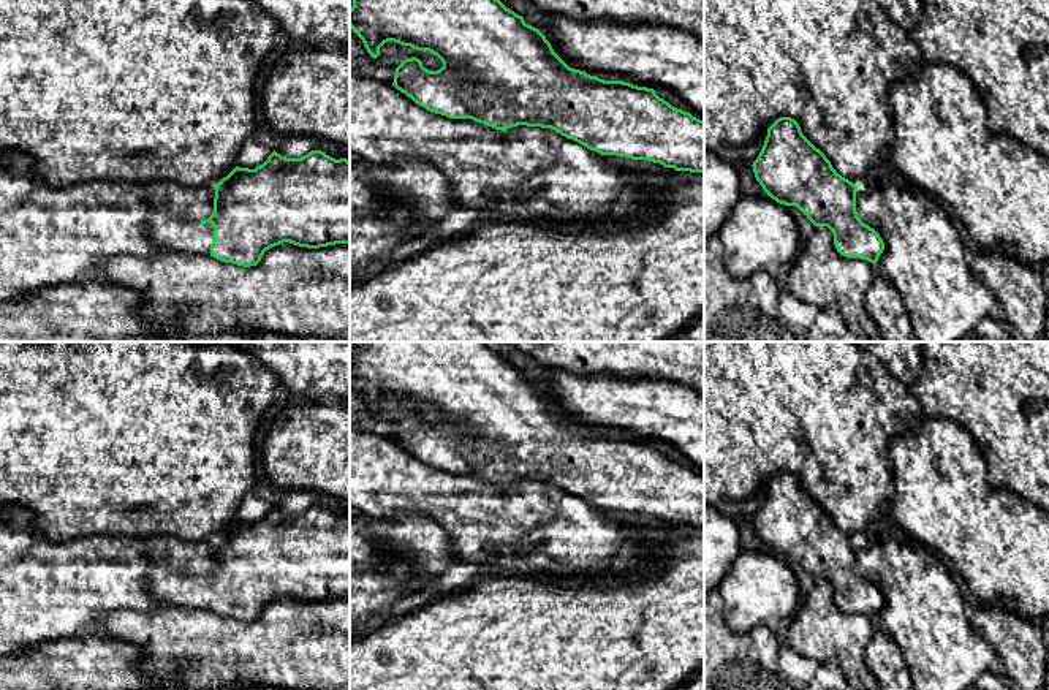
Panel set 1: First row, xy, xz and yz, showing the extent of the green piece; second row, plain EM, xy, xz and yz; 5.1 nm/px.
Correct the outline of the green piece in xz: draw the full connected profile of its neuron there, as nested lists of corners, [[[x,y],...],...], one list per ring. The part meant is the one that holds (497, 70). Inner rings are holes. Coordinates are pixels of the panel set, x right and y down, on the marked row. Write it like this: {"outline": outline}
{"outline": [[[353,0],[350,27],[373,59],[380,55],[384,43],[394,41],[416,51],[429,51],[441,60],[443,66],[430,71],[419,59],[405,59],[396,68],[392,82],[397,90],[430,112],[449,119],[471,119],[502,131],[517,125],[551,128],[601,155],[649,160],[676,171],[704,174],[704,120],[671,106],[653,89],[604,81],[570,68],[538,28],[500,0]]]}

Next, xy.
{"outline": [[[275,150],[255,169],[236,166],[214,185],[214,214],[207,220],[176,217],[166,209],[149,212],[150,239],[165,250],[214,256],[225,263],[256,266],[264,252],[290,242],[320,248],[350,244],[350,161],[321,150],[286,158]]]}

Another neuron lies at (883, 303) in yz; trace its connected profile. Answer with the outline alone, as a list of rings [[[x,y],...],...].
[[[878,272],[867,288],[864,305],[883,342],[918,342],[899,291]]]

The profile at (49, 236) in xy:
[[[19,152],[0,155],[0,301],[27,301],[60,285],[98,280],[103,263],[114,256],[155,256],[158,247],[149,234],[149,212],[171,210],[176,217],[207,220],[214,214],[215,188],[195,188],[172,180],[122,182],[87,180],[51,187],[33,174],[33,160]]]

